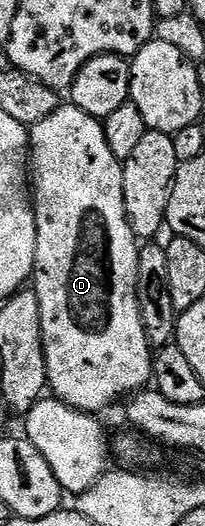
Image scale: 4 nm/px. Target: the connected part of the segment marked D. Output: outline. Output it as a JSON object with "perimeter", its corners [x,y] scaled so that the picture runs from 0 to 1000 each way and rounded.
{"perimeter":[[[298,200],[239,222],[166,236],[141,249],[141,317],[161,327],[161,384],[171,388],[171,426],[180,428],[180,481],[171,483],[171,521],[161,551],[190,574],[190,601],[210,627],[210,669],[229,696],[229,732],[244,749],[366,774],[385,781],[483,785],[498,774],[537,770],[556,759],[634,753],[741,726],[737,686],[746,662],[717,648],[698,612],[678,603],[678,574],[659,565],[659,536],[678,510],[683,464],[639,439],[610,405],[600,380],[600,310],[561,297],[532,272],[512,268],[498,232],[459,226],[434,215],[376,207],[361,200]]]}

